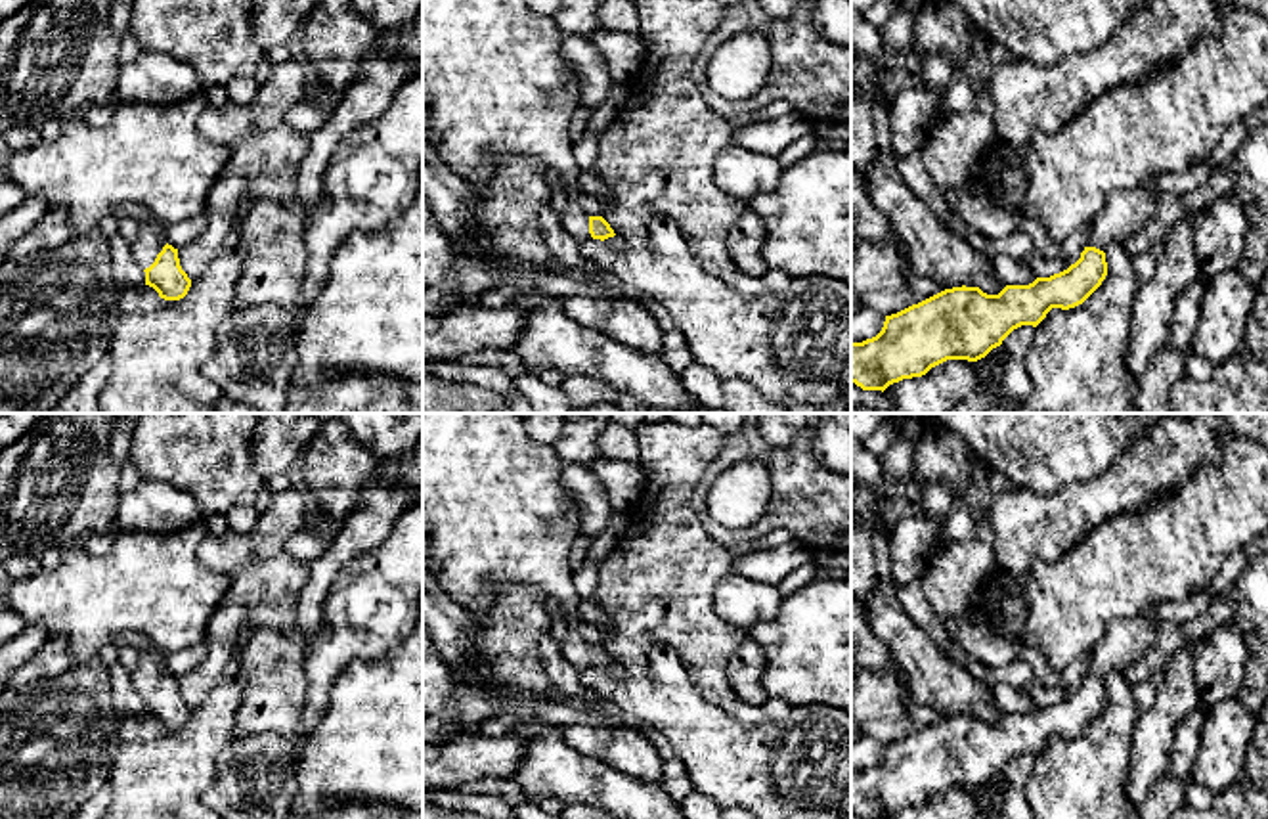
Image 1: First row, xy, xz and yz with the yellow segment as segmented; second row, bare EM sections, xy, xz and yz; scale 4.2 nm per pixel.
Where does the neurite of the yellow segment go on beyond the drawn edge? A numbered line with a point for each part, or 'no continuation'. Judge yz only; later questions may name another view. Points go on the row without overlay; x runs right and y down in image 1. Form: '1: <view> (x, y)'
1: yz (1125, 640)

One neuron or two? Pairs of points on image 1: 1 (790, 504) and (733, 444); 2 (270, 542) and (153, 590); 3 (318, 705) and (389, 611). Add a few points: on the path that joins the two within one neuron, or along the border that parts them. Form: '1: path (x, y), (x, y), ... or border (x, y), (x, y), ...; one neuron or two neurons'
1: path (790, 483), (790, 477), (764, 450), (754, 446); one neuron
2: border (207, 532), (197, 559), (228, 578), (215, 613); two neurons
3: path (320, 680), (320, 672), (364, 628); one neuron

